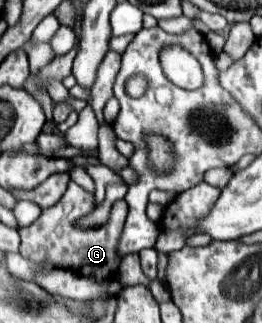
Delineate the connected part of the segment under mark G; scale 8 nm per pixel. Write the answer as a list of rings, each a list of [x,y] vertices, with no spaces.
[[[69,181],[67,191],[59,199],[57,205],[43,209],[39,219],[31,227],[19,229],[19,235],[21,235],[19,253],[25,259],[35,261],[35,263],[51,263],[55,267],[63,267],[63,269],[81,273],[83,277],[95,277],[99,283],[109,281],[111,275],[117,273],[119,263],[121,263],[121,255],[119,255],[117,247],[119,247],[119,237],[125,227],[129,205],[125,203],[124,199],[115,201],[107,223],[103,223],[101,227],[79,229],[77,221],[91,215],[95,211],[95,207],[97,207],[95,195],[85,191],[77,183]]]

